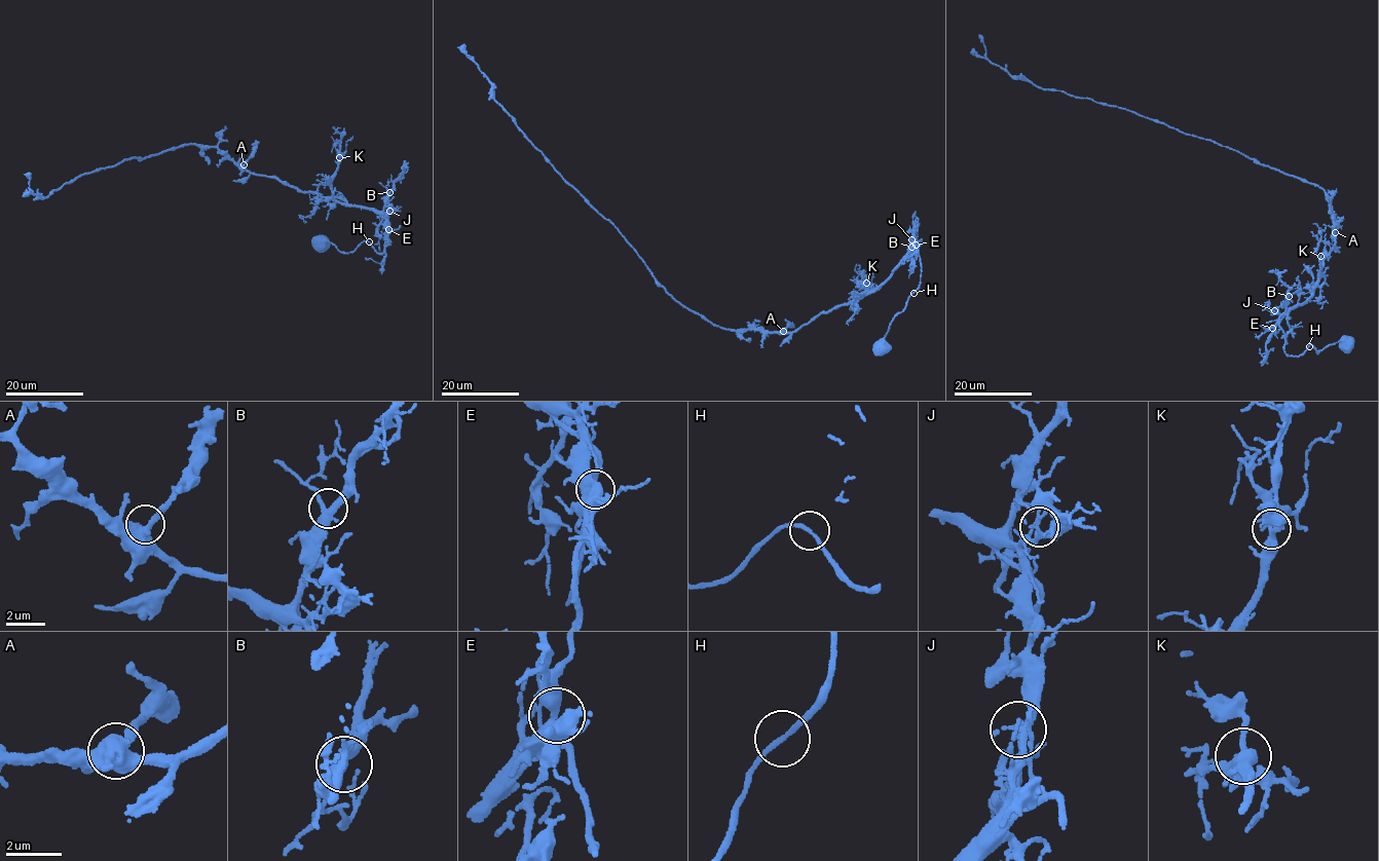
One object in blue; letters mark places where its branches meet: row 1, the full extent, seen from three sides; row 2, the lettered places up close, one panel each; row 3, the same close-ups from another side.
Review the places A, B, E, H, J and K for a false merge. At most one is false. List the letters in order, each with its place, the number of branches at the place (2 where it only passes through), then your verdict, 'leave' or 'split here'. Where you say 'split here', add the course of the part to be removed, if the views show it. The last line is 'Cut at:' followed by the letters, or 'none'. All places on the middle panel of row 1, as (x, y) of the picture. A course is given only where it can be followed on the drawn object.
A: place (783, 331); branches 2; leave
B: place (911, 247); branches 3; leave
E: place (916, 245); branches 2; leave
H: place (914, 293); branches 2; leave
J: place (911, 239); branches 3; leave
K: place (866, 283); branches 3; leave
Cut at: none

